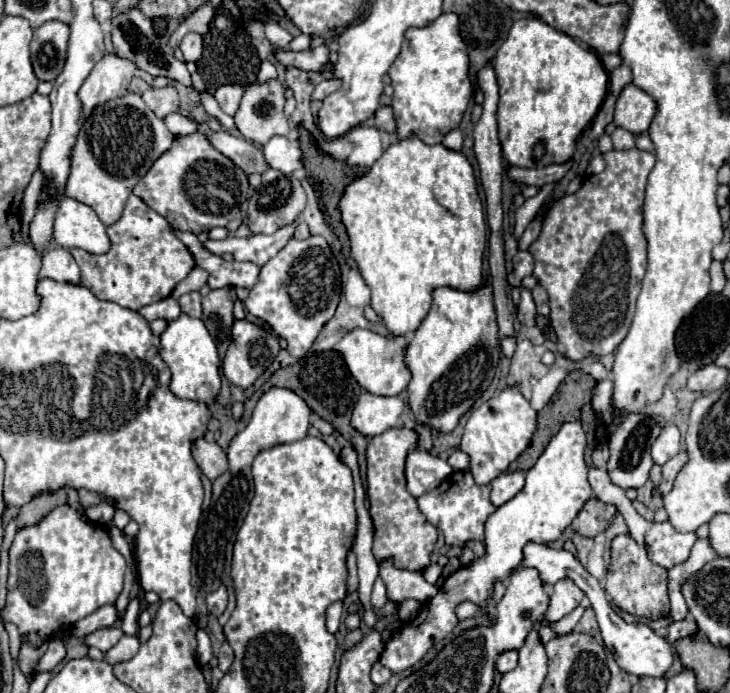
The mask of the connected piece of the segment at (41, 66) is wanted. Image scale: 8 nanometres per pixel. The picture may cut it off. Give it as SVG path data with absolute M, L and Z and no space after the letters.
M48 22L34 30L30 44L34 74L40 82L54 82L64 68L70 28L64 22Z

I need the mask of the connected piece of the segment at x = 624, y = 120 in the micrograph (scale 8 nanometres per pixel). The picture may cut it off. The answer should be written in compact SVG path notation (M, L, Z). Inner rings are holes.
M628 84L618 96L614 124L638 136L650 128L656 114L658 114L656 100L638 86Z

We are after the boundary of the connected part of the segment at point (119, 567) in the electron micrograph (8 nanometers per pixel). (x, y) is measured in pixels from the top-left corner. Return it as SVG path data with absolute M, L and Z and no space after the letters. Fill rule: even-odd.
M70 504L56 506L40 524L16 532L2 620L16 624L28 644L42 644L60 632L70 632L78 620L100 606L116 602L122 592L124 568L126 562L112 546L106 526L84 520Z

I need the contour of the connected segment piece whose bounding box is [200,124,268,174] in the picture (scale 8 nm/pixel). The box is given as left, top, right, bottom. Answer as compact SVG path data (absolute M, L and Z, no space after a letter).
M200 124L200 132L204 132L212 140L214 148L218 152L222 152L224 156L228 156L246 174L264 174L266 172L268 164L264 160L262 150L256 144L252 144L244 138L232 136L228 132L216 132L214 134L214 132L210 132L210 128L206 124Z

